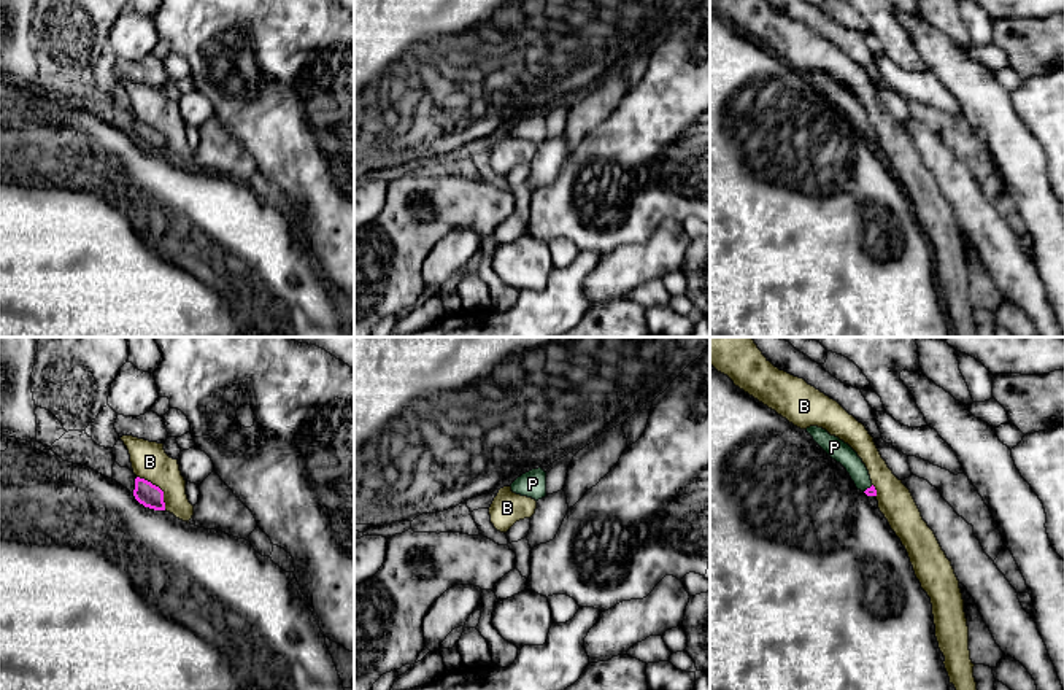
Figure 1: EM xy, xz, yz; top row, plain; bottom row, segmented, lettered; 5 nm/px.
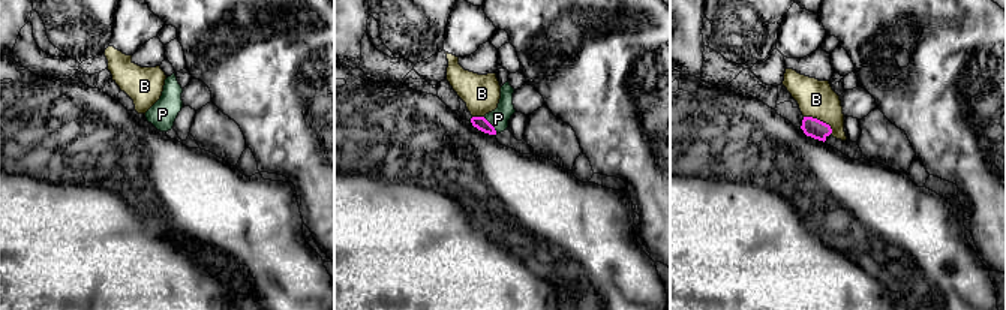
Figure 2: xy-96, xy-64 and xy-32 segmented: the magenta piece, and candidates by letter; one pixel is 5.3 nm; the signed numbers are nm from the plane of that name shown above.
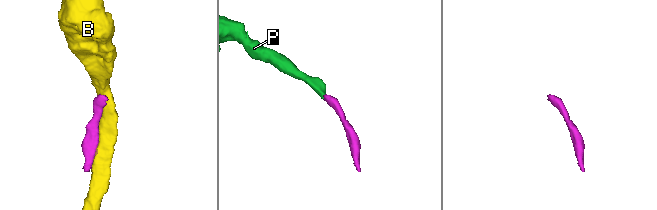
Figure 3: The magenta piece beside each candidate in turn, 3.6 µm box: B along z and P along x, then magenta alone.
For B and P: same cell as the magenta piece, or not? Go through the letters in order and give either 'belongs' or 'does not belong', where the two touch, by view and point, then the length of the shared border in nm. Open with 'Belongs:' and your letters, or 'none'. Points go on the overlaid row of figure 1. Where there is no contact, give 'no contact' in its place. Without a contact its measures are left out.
Belongs: P
B: does not belong | xy (159, 488) | 220 nm
P: belongs | yz (867, 488) | 60 nm

